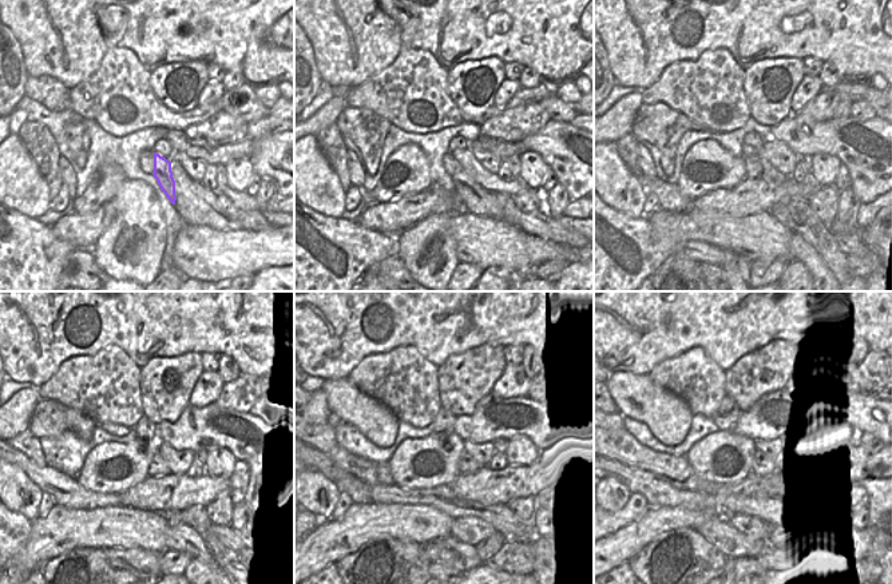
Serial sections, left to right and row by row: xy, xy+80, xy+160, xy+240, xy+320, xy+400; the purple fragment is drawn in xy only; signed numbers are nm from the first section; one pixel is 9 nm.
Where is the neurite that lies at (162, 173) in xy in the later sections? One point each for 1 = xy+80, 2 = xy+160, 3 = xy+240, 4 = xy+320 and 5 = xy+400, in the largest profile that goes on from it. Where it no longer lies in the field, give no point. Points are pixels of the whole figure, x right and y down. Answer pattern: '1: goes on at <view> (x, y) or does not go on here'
1: goes on at xy+80 (475, 199)
2: goes on at xy+160 (795, 213)
3: goes on at xy+240 (230, 549)
4: goes on at xy+320 (516, 557)
5: goes on at xy+400 (841, 563)

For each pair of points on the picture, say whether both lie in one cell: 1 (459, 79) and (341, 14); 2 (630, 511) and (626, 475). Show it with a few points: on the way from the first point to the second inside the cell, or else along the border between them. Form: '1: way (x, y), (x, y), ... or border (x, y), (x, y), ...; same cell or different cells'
1: border (478, 59), (463, 60), (448, 71); different cells
2: border (631, 492), (639, 492), (650, 507); different cells

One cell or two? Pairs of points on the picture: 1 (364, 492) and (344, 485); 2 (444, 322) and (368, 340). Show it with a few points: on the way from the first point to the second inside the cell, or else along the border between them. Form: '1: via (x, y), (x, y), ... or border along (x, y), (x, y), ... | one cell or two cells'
1: via (359, 491), (349, 485) | one cell
2: via (424, 322), (384, 322) | one cell

